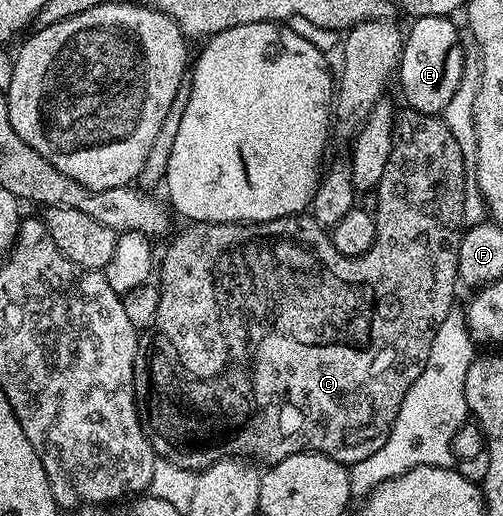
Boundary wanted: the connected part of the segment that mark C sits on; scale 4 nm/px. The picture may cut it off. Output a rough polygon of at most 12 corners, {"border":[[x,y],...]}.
{"border":[[402,109],[376,241],[190,223],[134,396],[201,473],[388,441],[468,164]]}

